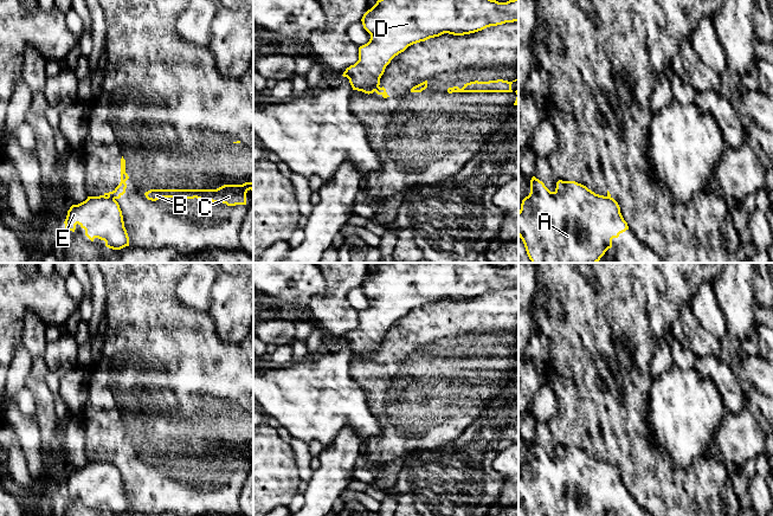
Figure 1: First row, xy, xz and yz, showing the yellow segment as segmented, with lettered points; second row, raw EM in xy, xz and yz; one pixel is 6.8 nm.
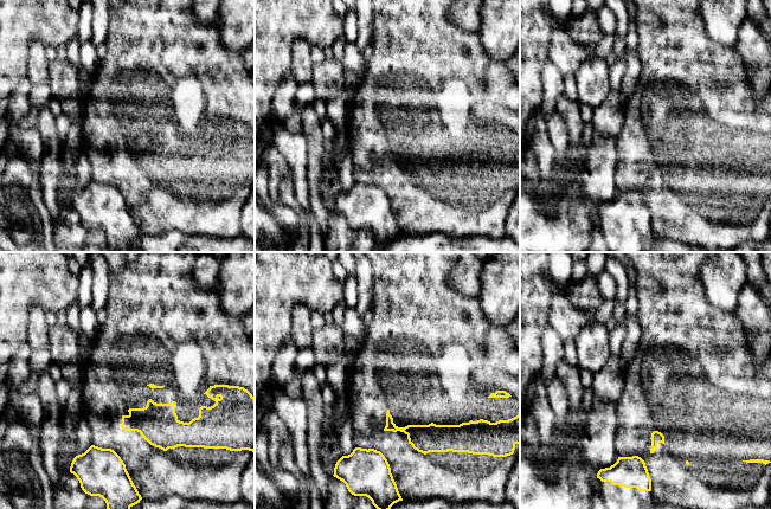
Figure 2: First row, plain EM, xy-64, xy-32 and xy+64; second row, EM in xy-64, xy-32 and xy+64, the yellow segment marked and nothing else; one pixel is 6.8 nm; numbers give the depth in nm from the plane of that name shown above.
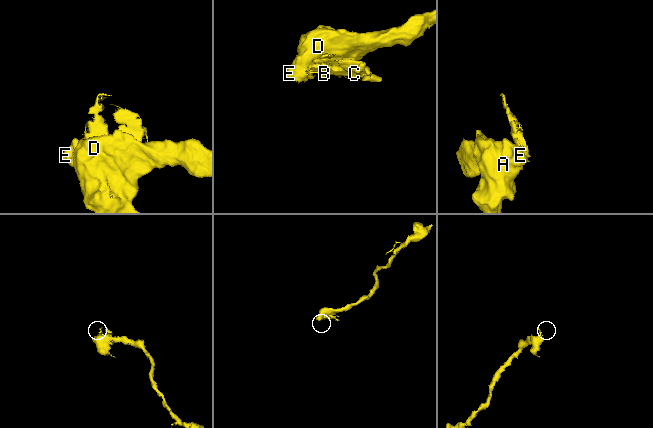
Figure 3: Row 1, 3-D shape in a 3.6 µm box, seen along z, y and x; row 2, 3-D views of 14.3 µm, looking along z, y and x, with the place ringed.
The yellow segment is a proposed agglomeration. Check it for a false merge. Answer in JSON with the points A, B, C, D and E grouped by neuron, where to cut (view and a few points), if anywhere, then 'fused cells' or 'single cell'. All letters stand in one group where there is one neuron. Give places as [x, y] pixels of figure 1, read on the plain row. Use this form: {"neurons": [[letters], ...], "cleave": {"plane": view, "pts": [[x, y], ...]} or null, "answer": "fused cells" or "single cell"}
{"neurons": [["A", "D", "E"], ["B", "C"]], "cleave": {"plane": "xy", "pts": [[108, 460], [114, 464]]}, "answer": "fused cells"}

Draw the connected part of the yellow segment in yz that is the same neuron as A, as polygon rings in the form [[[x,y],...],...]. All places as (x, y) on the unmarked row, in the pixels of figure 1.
[[[533,441],[530,458],[518,476],[518,502],[526,516],[607,516],[612,504],[626,495],[627,488],[614,464],[595,459],[575,446],[559,445],[555,456],[550,457]]]

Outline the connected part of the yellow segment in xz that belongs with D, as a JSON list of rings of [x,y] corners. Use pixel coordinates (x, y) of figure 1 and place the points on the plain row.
[[[381,263],[362,284],[371,299],[367,309],[359,312],[359,325],[346,334],[353,355],[373,359],[391,325],[408,311],[444,298],[464,301],[505,288],[518,288],[518,263],[498,267],[490,263]]]

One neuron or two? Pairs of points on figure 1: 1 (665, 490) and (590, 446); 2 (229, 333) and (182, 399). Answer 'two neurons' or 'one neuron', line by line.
1: one neuron
2: two neurons

